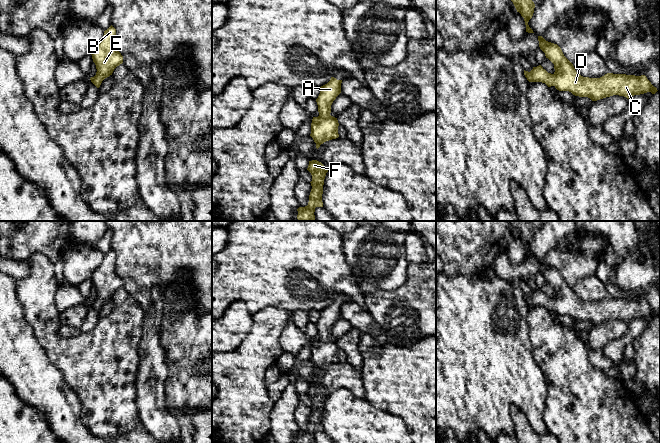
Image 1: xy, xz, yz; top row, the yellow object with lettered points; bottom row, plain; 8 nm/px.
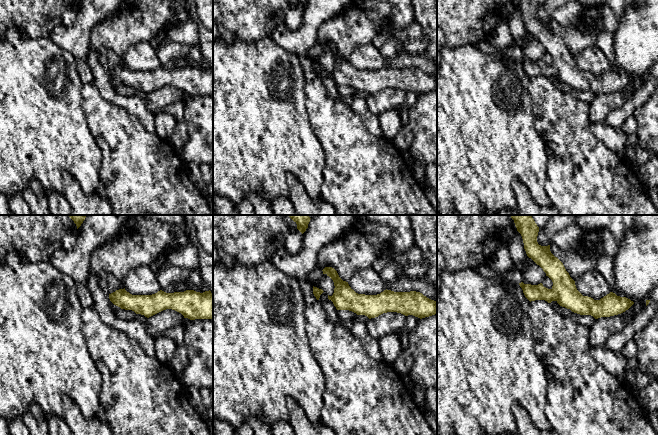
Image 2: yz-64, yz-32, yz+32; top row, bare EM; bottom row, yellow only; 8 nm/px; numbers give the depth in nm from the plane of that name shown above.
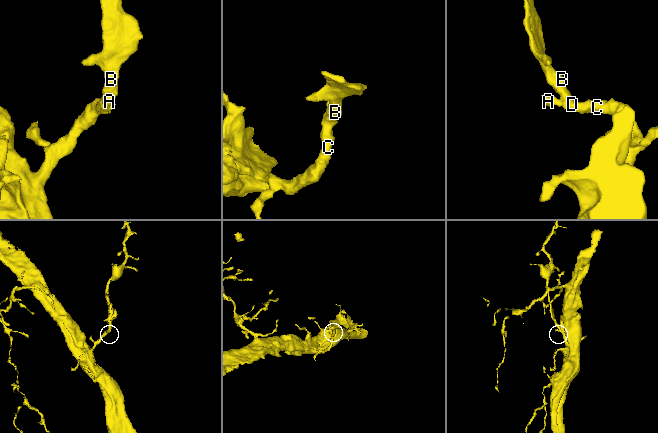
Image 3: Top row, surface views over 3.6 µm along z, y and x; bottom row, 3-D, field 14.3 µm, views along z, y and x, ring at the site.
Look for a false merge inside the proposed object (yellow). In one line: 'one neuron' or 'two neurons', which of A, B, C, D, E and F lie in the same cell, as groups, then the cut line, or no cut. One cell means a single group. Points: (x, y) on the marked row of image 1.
one neuron; groups A B C D E F; cut none

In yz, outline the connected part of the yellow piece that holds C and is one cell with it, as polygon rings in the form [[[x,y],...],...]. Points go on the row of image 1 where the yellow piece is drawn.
[[[538,36],[539,47],[553,64],[555,72],[548,73],[541,65],[533,67],[524,75],[529,82],[542,82],[548,87],[554,86],[559,91],[569,91],[575,96],[588,97],[597,101],[613,95],[627,99],[647,92],[655,94],[658,90],[645,75],[607,73],[600,78],[583,77],[578,74],[573,64],[564,56],[561,48]]]

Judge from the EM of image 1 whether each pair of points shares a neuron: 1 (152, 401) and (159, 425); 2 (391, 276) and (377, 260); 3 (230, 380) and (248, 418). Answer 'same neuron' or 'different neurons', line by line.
1: same neuron
2: same neuron
3: same neuron

